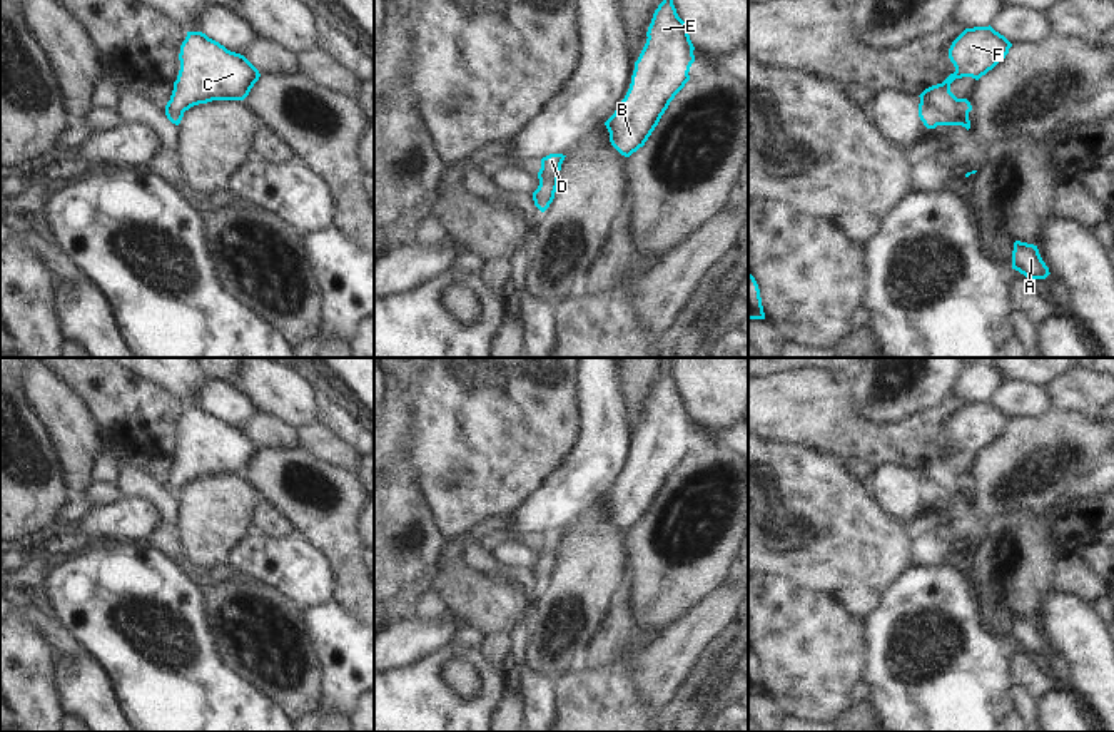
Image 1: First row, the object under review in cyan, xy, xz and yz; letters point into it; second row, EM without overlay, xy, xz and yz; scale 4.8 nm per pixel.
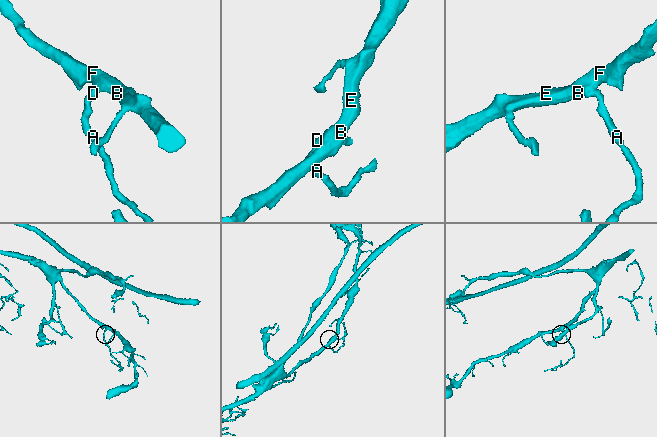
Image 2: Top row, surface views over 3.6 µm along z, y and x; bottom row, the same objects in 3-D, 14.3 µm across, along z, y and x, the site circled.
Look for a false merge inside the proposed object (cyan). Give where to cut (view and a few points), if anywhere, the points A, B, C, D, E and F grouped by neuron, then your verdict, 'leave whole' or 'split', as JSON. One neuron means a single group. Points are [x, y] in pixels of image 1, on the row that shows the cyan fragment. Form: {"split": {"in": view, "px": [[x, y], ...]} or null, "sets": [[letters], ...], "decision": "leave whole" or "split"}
{"split": null, "sets": [["A", "B", "C", "D", "E", "F"]], "decision": "leave whole"}

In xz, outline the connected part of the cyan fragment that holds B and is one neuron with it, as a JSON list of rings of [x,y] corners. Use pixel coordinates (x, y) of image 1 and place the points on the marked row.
[[[673,0],[658,5],[646,37],[630,89],[605,122],[611,145],[625,157],[645,145],[670,102],[690,80],[695,62],[695,47]]]

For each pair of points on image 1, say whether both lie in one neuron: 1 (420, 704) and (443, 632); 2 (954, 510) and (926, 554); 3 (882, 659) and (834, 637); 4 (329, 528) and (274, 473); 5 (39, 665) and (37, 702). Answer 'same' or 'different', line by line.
1: different
2: same
3: different
4: same
5: same

